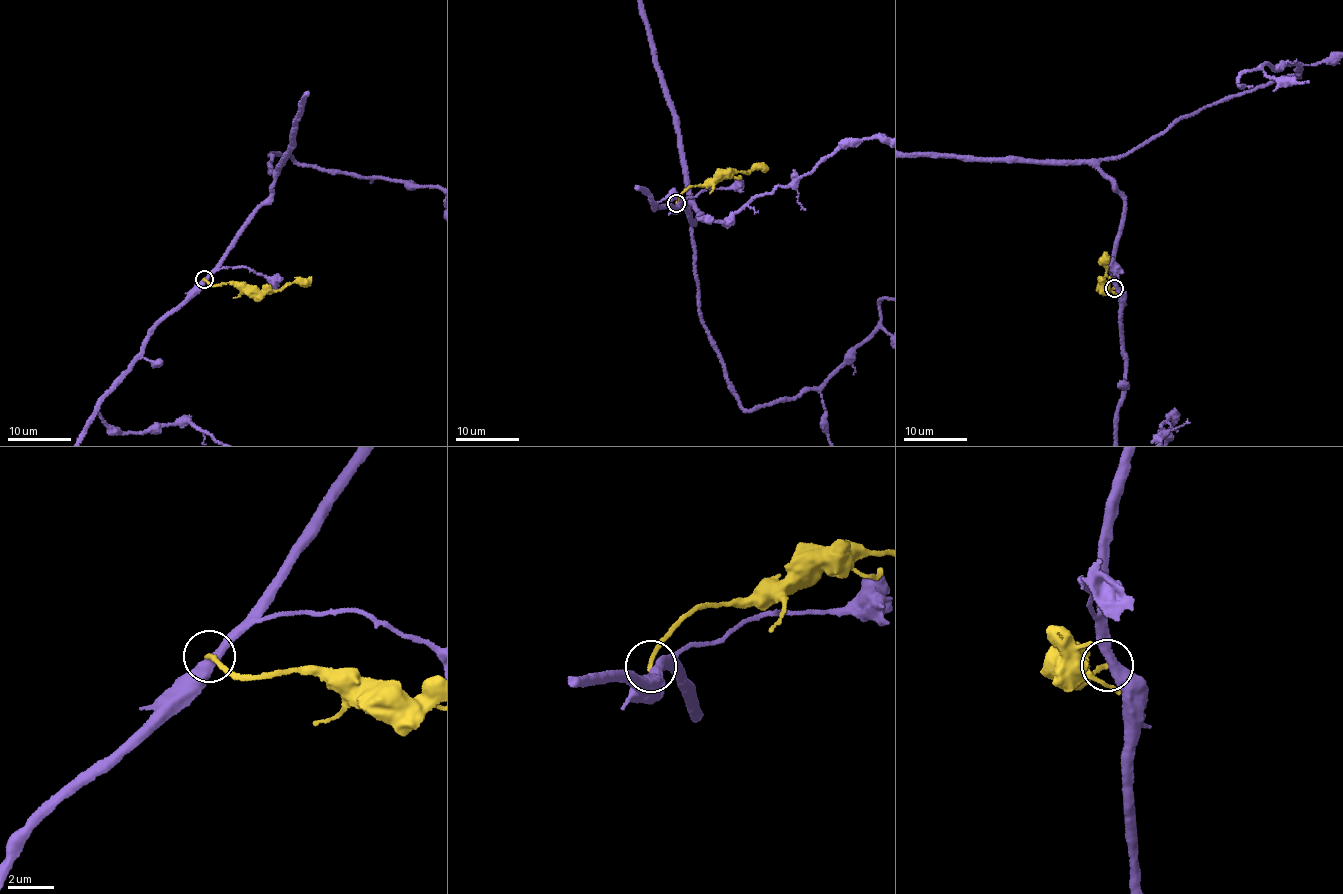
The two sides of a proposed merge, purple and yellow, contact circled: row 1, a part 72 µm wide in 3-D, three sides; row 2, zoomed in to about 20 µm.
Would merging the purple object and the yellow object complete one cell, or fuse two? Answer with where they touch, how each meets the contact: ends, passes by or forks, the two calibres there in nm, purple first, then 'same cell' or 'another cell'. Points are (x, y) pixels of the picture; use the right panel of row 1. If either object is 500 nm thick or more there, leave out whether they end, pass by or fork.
place (1114, 288); purple passes by; yellow ends; calibres 440 and 180 nm; another cell

